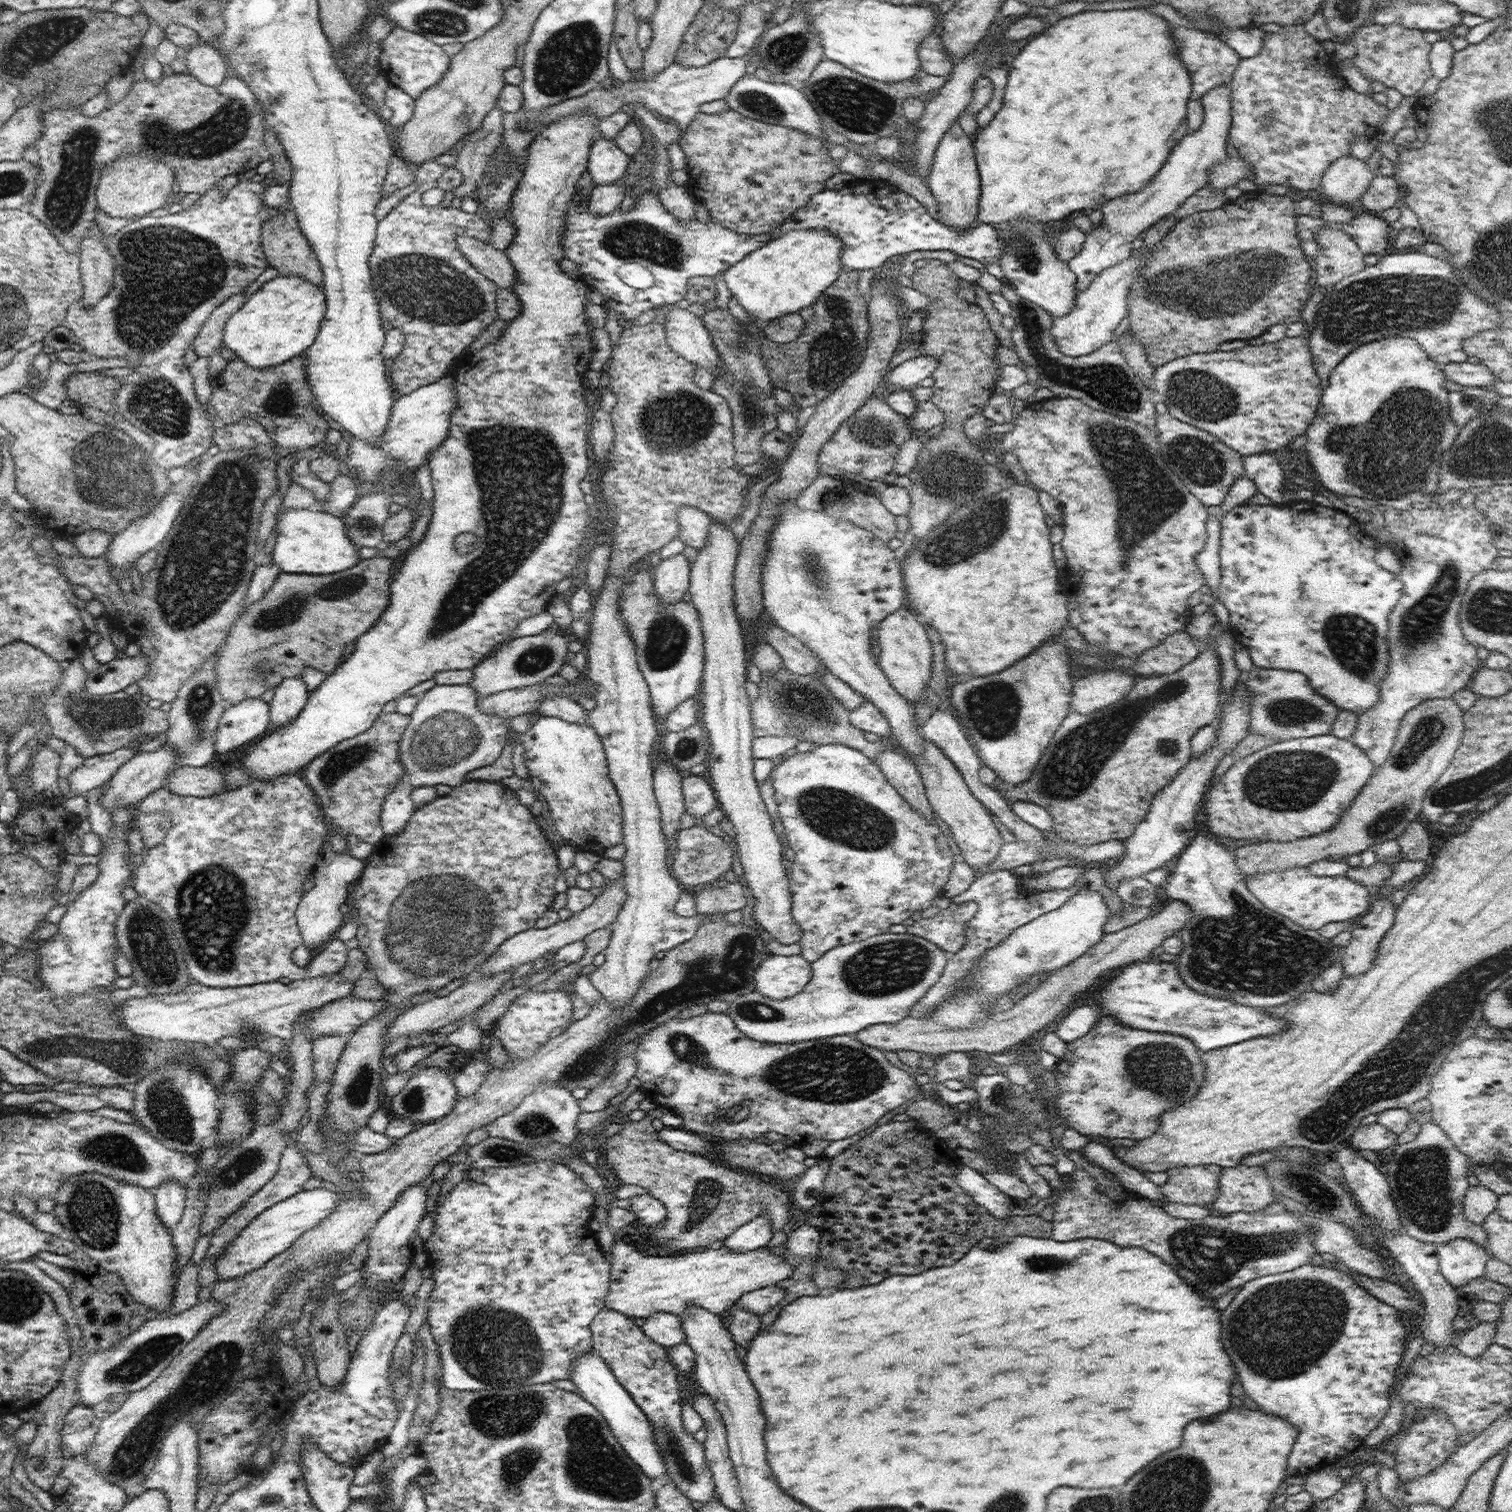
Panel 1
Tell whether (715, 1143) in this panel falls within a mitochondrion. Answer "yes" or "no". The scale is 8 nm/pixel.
no

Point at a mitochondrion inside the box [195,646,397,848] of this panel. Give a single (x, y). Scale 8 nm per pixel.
(340, 763)

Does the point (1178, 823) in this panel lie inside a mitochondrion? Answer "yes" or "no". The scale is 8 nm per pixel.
no

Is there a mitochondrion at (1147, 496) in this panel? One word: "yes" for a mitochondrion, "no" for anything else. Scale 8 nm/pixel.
yes

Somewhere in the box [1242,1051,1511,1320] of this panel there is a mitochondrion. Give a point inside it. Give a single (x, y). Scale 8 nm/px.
(1421, 1179)

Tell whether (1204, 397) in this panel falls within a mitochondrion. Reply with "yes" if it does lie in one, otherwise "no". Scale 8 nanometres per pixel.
yes

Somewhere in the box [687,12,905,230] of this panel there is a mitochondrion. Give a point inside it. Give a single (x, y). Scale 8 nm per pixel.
(855, 106)

